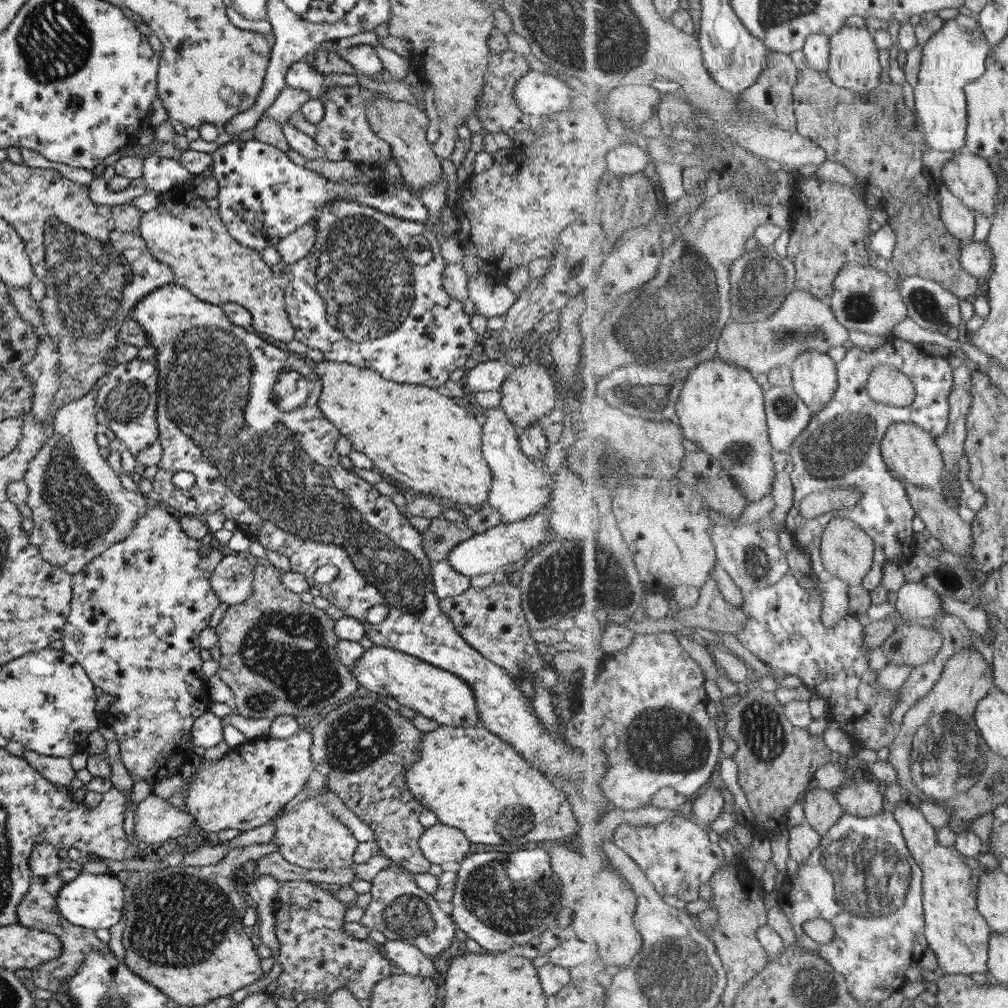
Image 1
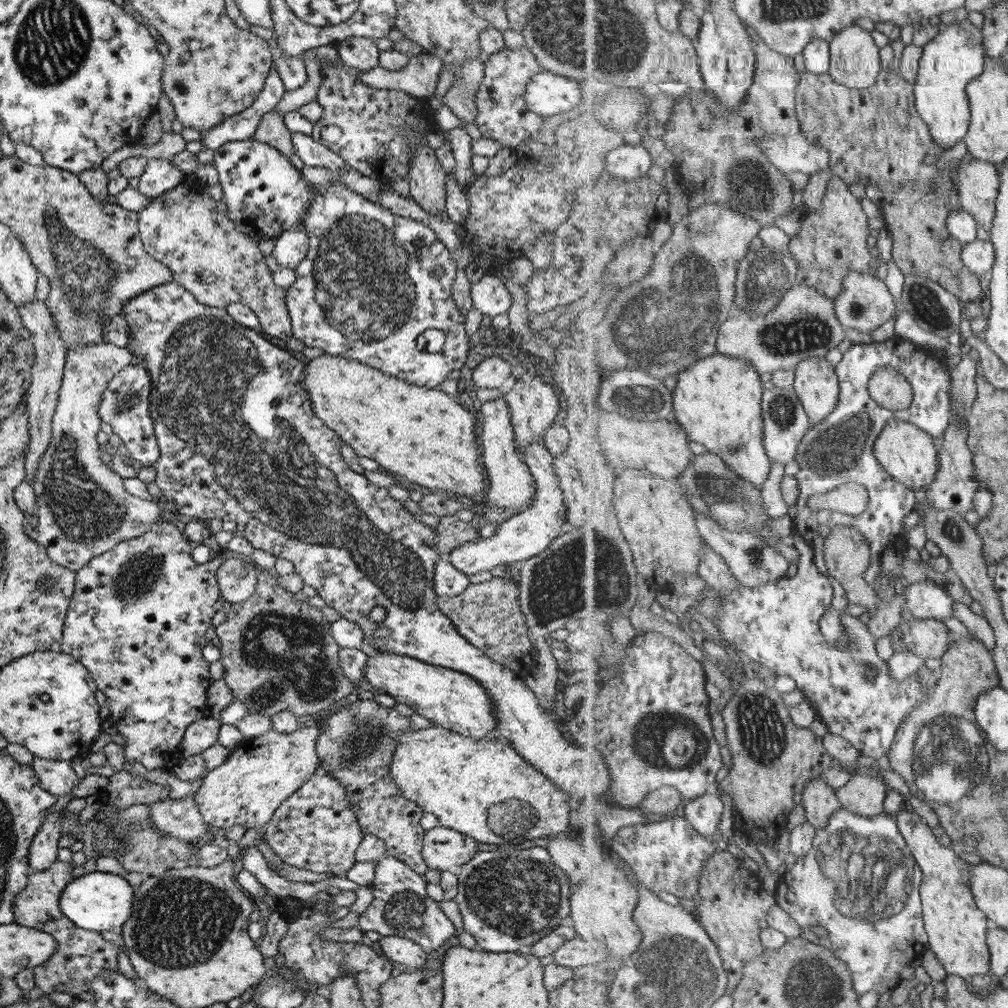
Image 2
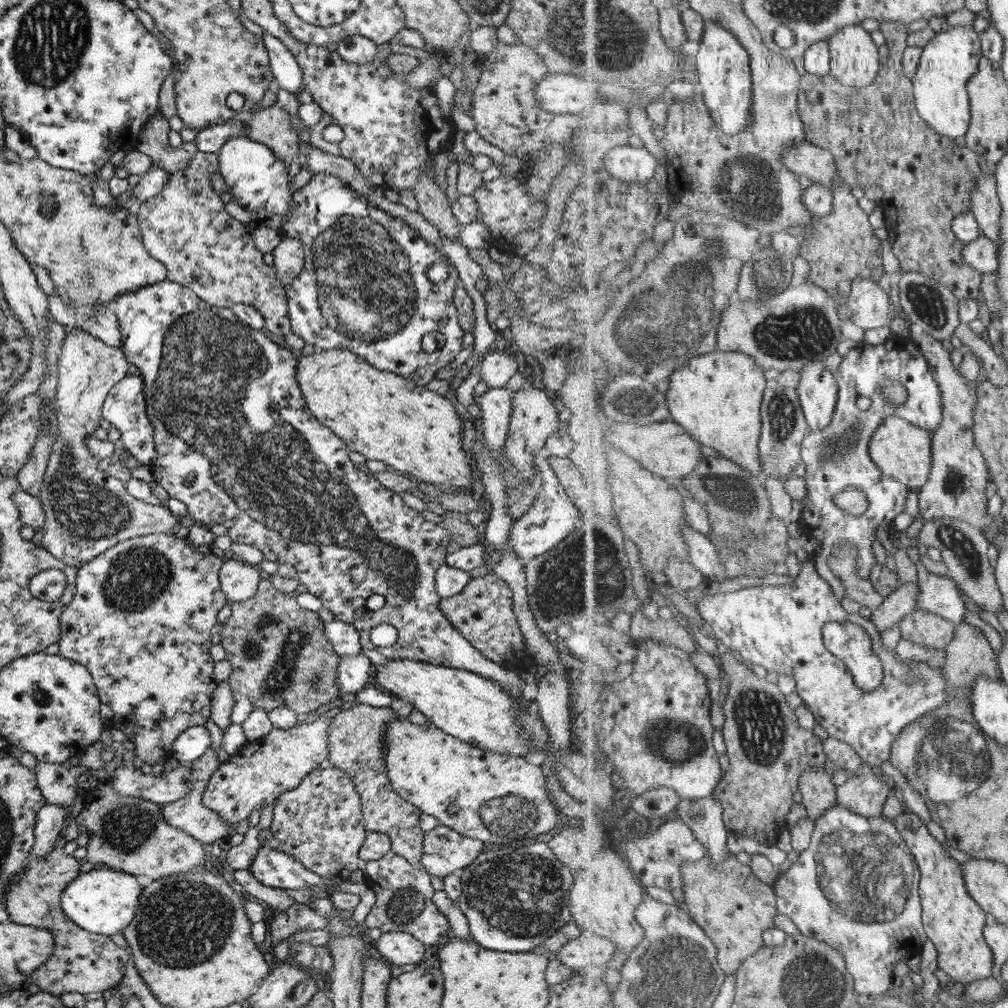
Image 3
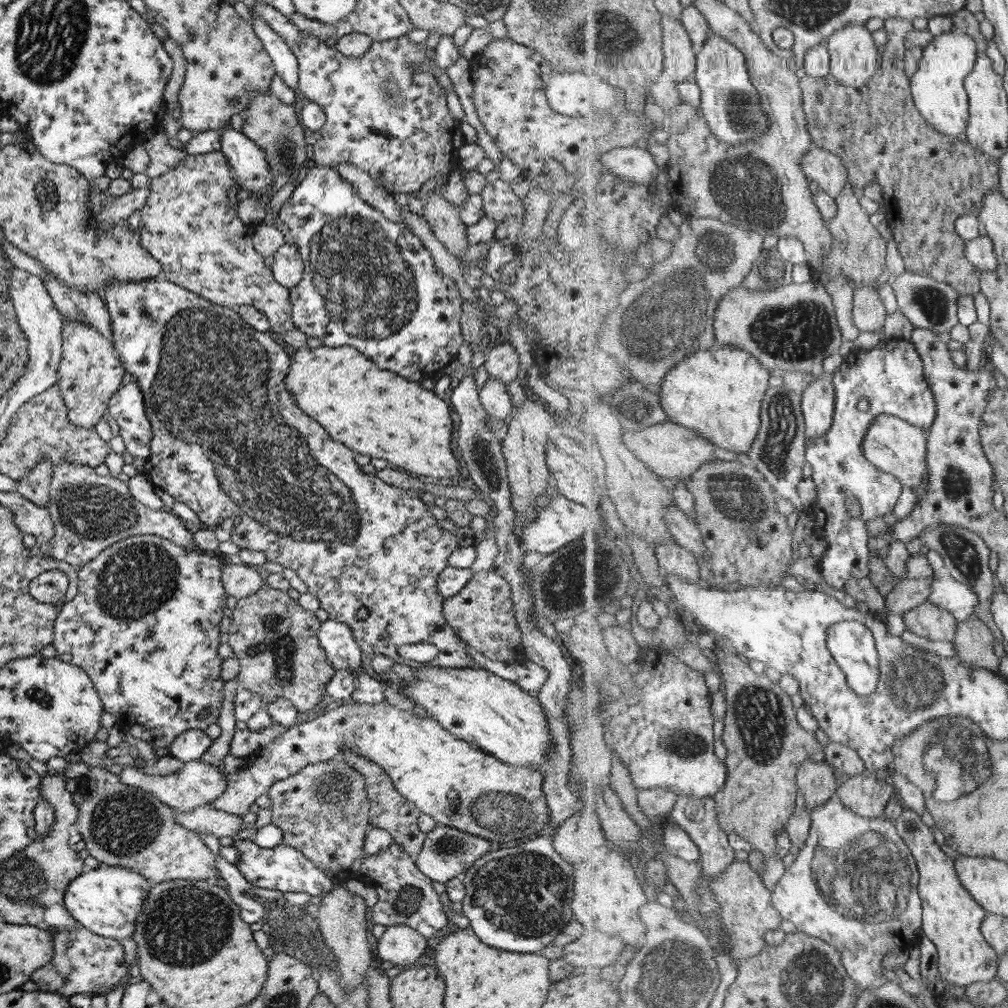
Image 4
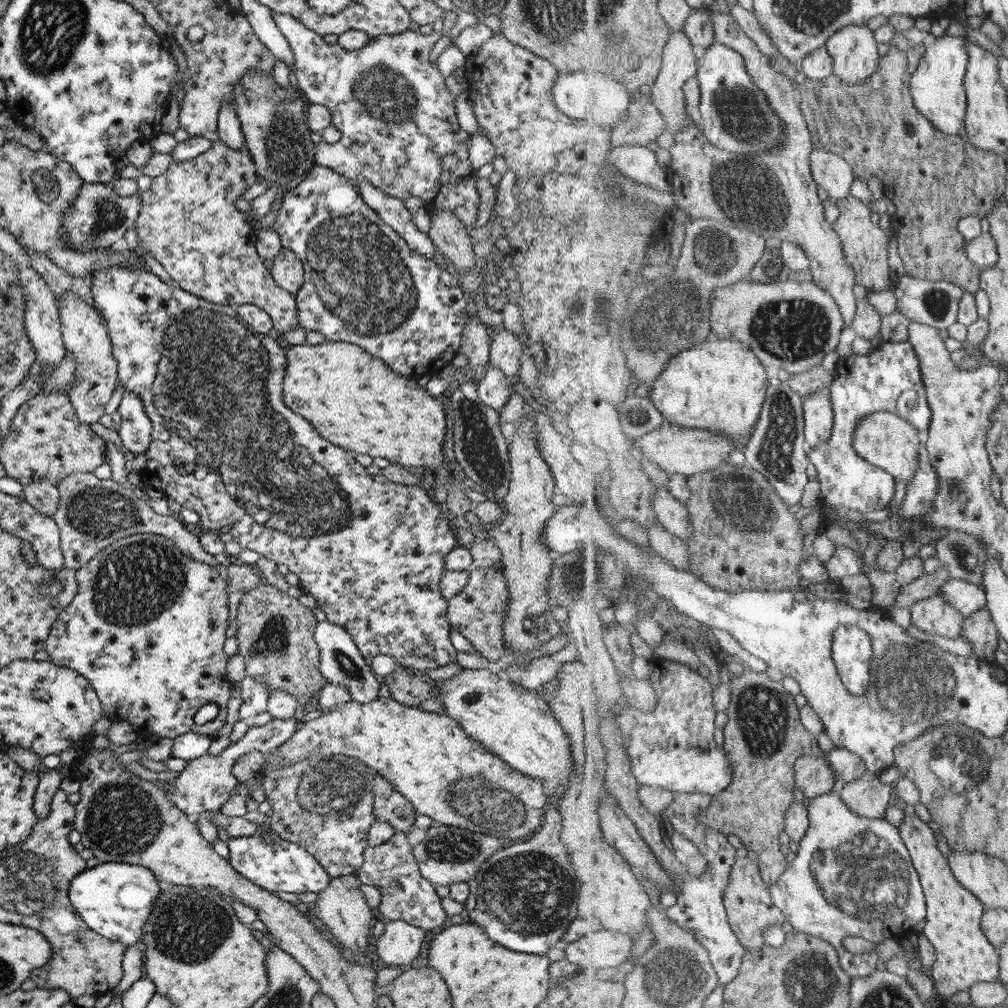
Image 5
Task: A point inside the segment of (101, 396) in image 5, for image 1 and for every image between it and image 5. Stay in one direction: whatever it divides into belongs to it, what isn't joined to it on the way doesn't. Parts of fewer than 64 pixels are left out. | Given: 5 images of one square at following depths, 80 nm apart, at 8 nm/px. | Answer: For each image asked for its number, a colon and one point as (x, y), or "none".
1: (78, 507)
2: (82, 509)
3: (86, 510)
4: (89, 372)

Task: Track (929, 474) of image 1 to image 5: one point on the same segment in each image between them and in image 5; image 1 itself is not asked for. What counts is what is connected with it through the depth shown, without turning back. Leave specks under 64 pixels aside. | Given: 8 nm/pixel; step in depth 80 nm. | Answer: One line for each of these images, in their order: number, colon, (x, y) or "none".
2: (910, 454)
3: (902, 450)
4: (897, 447)
5: (891, 442)

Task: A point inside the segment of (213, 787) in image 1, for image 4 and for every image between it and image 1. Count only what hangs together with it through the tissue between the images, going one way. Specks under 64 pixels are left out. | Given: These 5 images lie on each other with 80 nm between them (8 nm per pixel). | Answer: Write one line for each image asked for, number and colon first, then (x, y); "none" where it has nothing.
2: (257, 775)
3: (258, 771)
4: (460, 786)

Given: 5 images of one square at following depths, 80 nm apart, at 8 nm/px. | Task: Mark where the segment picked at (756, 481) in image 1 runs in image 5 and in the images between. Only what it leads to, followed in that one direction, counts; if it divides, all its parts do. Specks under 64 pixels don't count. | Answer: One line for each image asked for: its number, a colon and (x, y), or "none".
2: (718, 400)
3: (718, 397)
4: (719, 393)
5: (721, 384)

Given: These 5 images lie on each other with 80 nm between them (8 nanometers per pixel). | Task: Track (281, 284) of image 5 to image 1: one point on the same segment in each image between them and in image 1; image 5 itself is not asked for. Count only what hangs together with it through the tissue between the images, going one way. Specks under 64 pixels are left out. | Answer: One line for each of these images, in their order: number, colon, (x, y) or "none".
1: (296, 245)
2: (290, 247)
3: (288, 257)
4: (287, 267)

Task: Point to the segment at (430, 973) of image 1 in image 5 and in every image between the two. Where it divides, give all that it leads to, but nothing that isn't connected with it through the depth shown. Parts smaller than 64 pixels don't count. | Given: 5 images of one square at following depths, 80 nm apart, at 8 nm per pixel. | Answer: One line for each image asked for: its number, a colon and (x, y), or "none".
2: (401, 952)
3: (396, 948)
4: (399, 944)
5: (399, 943)

